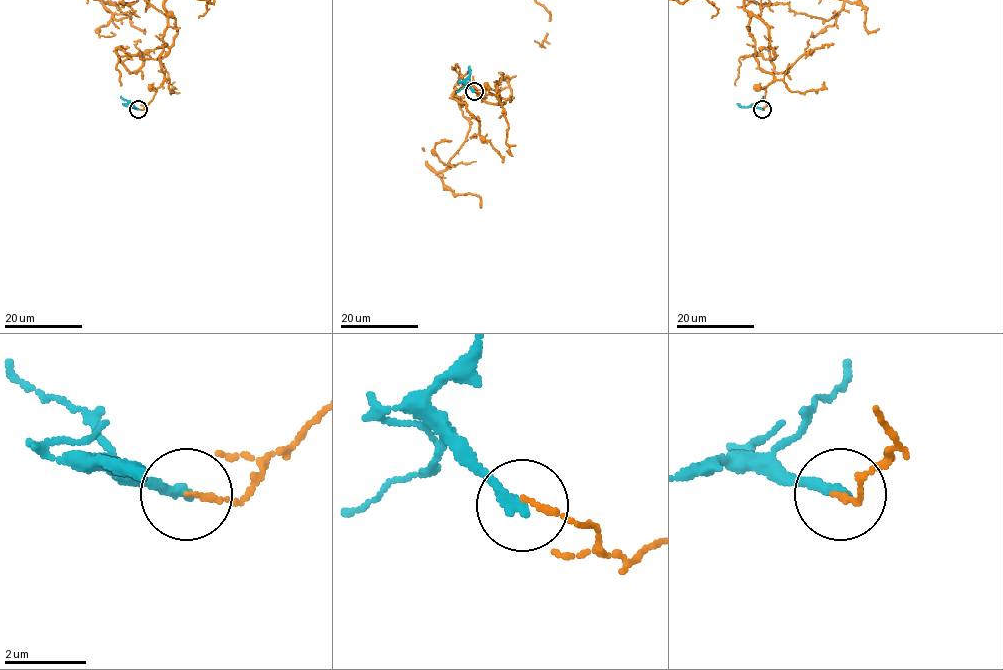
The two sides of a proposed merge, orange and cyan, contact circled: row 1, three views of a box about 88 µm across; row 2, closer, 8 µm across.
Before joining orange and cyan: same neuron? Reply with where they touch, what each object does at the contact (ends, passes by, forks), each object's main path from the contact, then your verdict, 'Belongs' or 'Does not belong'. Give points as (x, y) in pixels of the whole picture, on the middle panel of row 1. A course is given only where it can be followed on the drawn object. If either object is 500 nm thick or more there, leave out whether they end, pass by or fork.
Place: (474, 91). At the ring orange ends. At the ring cyan ends. Course of cyan: (474, 90), (465, 81), (469, 76), (469, 66). Does not belong

